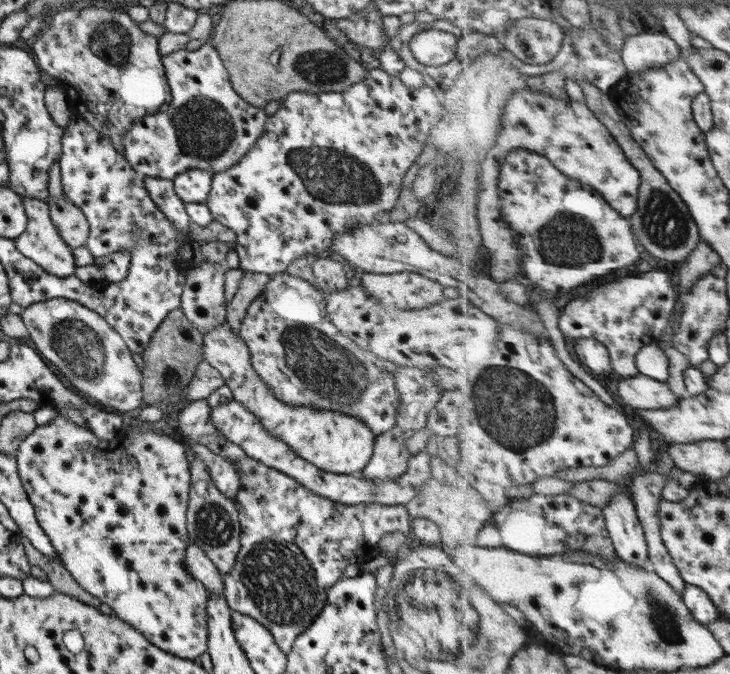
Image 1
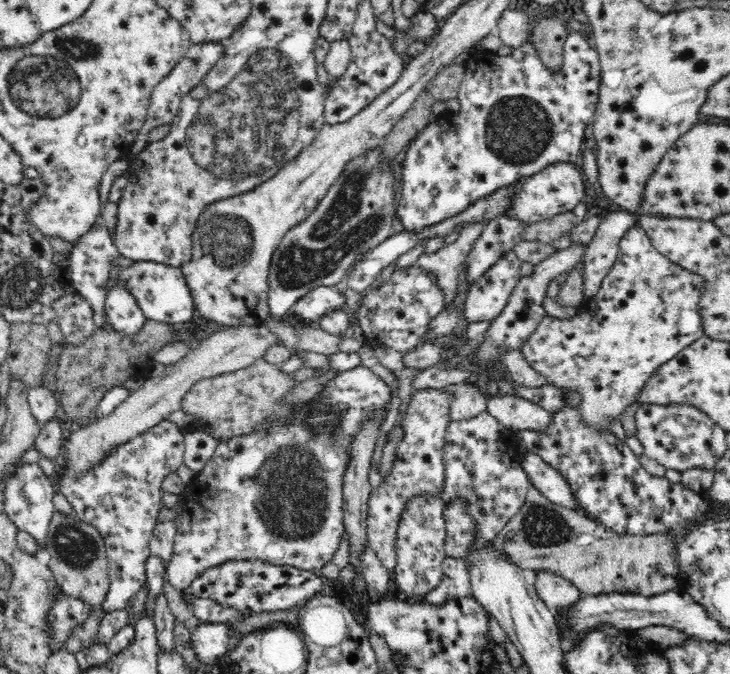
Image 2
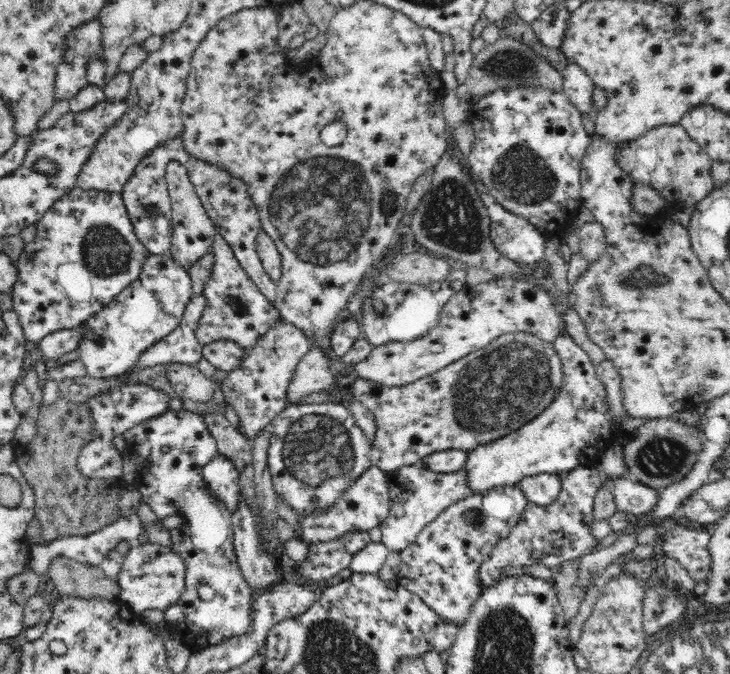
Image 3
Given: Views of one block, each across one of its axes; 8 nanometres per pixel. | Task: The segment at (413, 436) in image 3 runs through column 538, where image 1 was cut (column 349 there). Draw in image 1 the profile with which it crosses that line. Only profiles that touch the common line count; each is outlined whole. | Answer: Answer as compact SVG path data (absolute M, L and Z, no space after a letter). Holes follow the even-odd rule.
M285 273L271 275L269 284L265 284L259 296L247 306L238 336L249 349L253 372L270 388L278 401L357 417L375 437L394 426L399 404L397 386L393 381L396 365L359 348L349 337L343 336L328 320L323 292L314 285Z

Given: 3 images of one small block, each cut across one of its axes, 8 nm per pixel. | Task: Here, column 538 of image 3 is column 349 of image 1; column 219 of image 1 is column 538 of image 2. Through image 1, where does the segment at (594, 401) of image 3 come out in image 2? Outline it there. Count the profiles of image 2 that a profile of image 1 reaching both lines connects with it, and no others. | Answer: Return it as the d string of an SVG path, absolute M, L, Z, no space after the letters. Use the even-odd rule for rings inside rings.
M637 224L630 227L626 231L623 239L620 240L619 248L620 250L618 250L615 266L604 278L604 281L602 282L599 291L596 293L596 296L593 296L590 301L586 302L585 306L580 308L579 316L574 319L553 318L548 315L544 316L542 321L540 321L540 324L536 327L536 330L532 332L528 340L526 340L520 348L526 362L528 363L528 366L530 366L532 370L536 371L538 375L542 375L542 377L544 377L544 381L548 383L548 386L561 390L565 398L566 395L572 394L572 392L580 396L580 402L577 405L579 421L583 422L587 428L595 430L595 432L604 432L604 430L609 430L609 428L612 428L611 422L621 423L622 414L626 412L626 408L630 408L630 406L637 406L640 403L642 390L646 388L648 382L658 373L658 370L661 368L660 366L668 363L669 360L672 360L672 358L678 356L684 348L690 346L692 342L696 342L696 340L703 336L702 319L700 319L700 313L698 313L700 291L704 286L700 276L684 270L684 268L681 268L679 265L671 262L670 259L664 257L660 252L656 251L654 246L651 244L650 239L648 239L647 232L643 228L640 228Z

